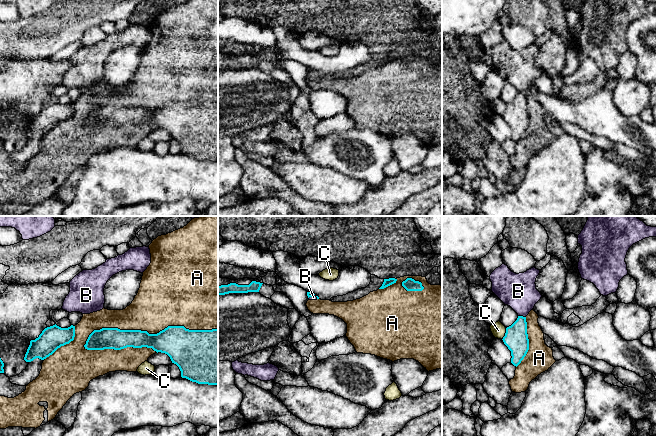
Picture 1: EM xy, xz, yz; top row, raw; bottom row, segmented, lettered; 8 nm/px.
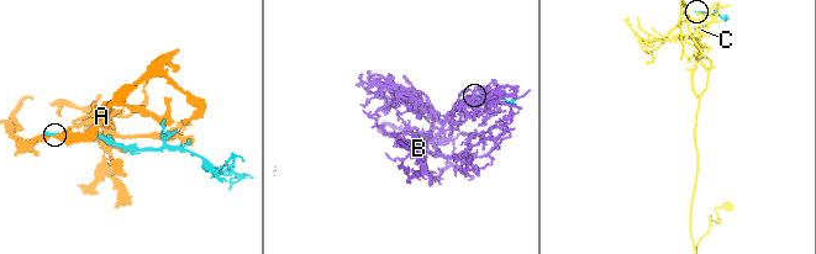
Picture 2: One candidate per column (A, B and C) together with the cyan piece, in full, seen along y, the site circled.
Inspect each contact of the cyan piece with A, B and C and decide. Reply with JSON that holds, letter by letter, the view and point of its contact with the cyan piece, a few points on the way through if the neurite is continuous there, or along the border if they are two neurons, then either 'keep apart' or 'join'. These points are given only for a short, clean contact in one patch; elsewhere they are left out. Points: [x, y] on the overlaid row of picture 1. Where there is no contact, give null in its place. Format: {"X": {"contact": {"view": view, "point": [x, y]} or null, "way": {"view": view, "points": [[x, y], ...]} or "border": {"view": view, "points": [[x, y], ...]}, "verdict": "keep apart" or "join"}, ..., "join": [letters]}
{"A": {"contact": {"view": "xy", "point": [147, 332]}, "verdict": "keep apart"}, "B": {"contact": {"view": "yz", "point": [522, 316]}, "border": {"view": "yz", "points": [[518, 315], [525, 317]]}, "verdict": "keep apart"}, "C": {"contact": {"view": "yz", "point": [505, 334]}, "verdict": "keep apart"}, "join": []}

